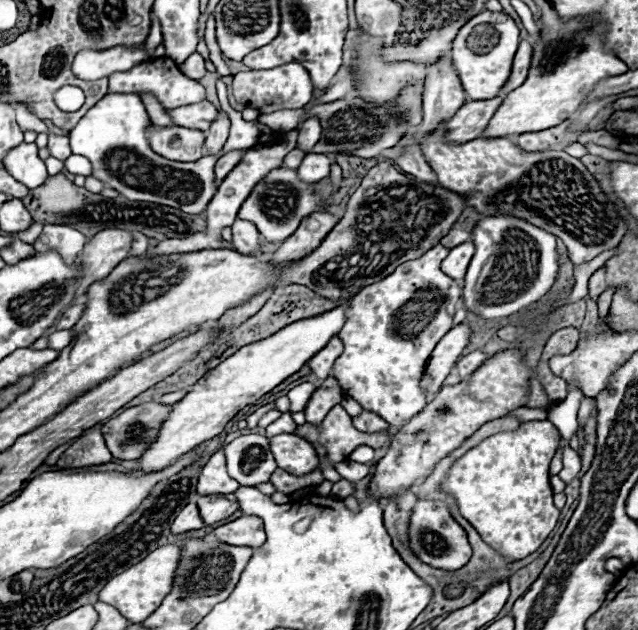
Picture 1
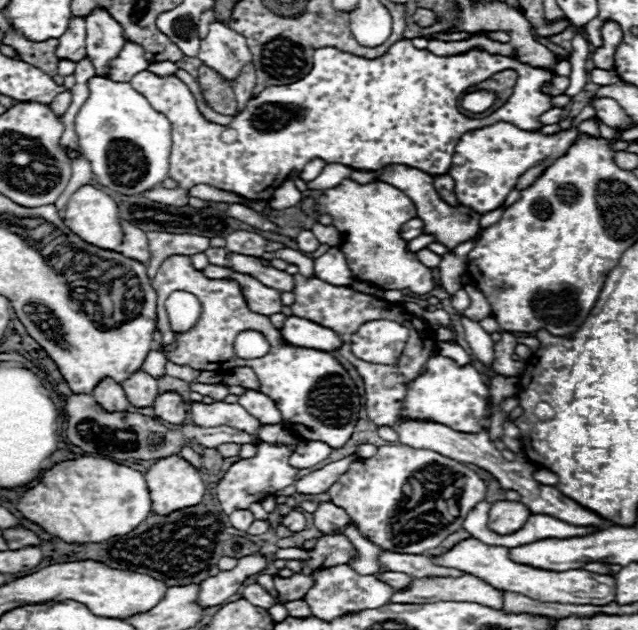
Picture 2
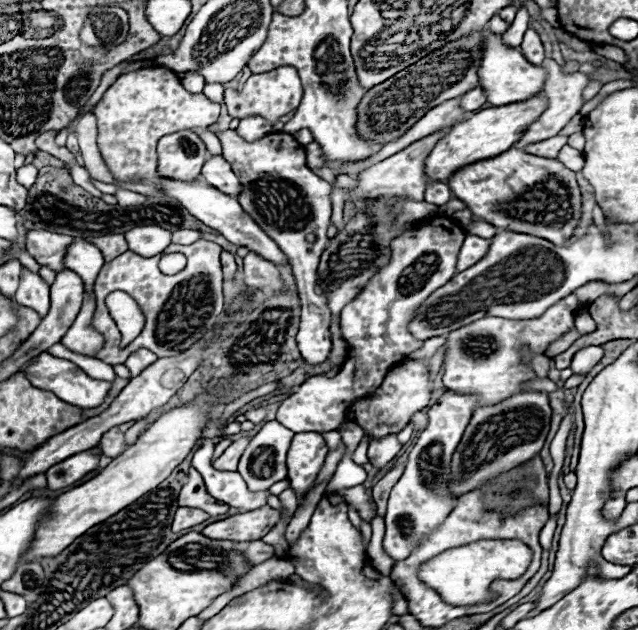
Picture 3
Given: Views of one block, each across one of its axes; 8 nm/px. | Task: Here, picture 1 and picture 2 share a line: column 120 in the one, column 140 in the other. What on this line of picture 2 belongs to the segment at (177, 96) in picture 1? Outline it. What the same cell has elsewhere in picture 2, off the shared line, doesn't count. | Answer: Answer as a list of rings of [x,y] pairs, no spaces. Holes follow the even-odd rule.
[[[400,40],[376,60],[346,54],[336,48],[318,48],[314,56],[316,60],[310,74],[306,74],[294,84],[270,86],[262,90],[246,104],[242,112],[234,116],[228,126],[206,120],[200,114],[196,98],[188,90],[188,86],[176,76],[160,78],[148,70],[138,72],[130,84],[134,86],[134,90],[144,94],[158,112],[166,114],[172,124],[170,178],[176,180],[180,188],[208,184],[218,190],[234,192],[248,200],[268,200],[270,196],[260,192],[276,190],[292,170],[302,170],[304,164],[314,158],[330,164],[344,164],[354,170],[380,170],[388,164],[404,164],[410,168],[418,168],[430,176],[446,174],[452,164],[450,156],[456,148],[456,120],[466,118],[458,112],[457,99],[474,82],[482,82],[506,68],[516,70],[518,84],[514,86],[508,102],[488,118],[522,120],[522,130],[530,132],[542,126],[538,122],[538,116],[552,108],[550,96],[540,92],[540,86],[554,76],[552,72],[520,64],[506,56],[490,56],[482,50],[470,50],[458,56],[434,56],[428,50],[414,48],[410,40]]]

